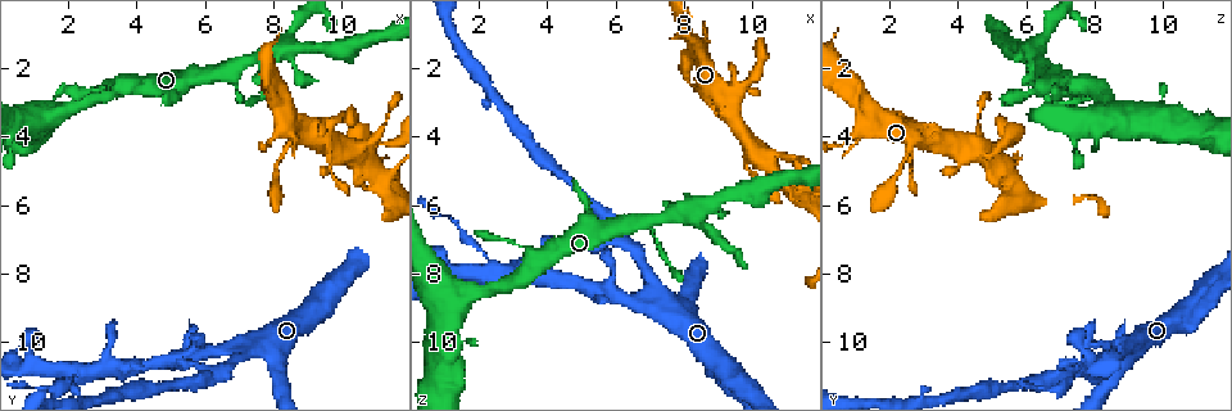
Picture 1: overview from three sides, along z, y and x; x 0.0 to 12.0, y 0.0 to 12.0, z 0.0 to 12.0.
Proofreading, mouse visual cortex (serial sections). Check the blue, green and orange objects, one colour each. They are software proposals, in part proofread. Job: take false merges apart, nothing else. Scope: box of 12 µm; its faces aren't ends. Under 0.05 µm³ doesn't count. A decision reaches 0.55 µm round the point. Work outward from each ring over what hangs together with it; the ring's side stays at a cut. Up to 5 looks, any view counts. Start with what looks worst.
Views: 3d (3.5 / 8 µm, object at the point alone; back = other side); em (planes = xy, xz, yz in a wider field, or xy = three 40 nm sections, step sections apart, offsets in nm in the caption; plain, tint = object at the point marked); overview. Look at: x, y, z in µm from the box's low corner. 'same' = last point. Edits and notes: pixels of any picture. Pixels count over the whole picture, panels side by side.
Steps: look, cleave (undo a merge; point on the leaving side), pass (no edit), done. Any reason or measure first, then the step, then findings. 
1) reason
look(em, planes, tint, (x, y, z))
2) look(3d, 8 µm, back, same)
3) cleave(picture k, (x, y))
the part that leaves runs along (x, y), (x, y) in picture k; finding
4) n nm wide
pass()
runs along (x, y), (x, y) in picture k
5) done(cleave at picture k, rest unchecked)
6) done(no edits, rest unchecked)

thin arm on a thick one
look(3d, 3.5 µm, (6.7, 2.1, 6.5))

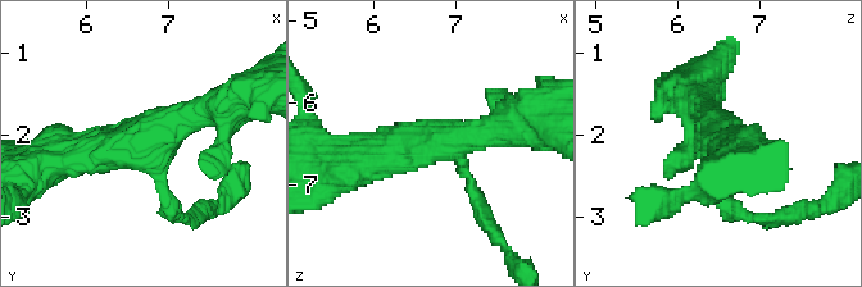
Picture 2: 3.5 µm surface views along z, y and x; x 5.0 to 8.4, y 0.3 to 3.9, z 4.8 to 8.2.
3 arms; arms of 150, 400, 500 nm
look(em, xy, step 5, plain, (6.65, 2.10, 6.45))

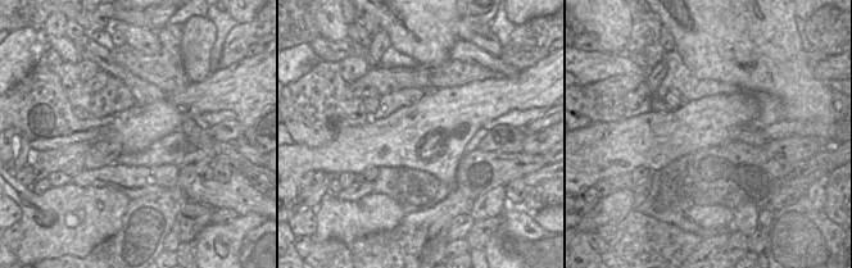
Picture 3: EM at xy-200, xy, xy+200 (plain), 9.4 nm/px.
with the object marked
look(em, xy, step 5, tint, same)

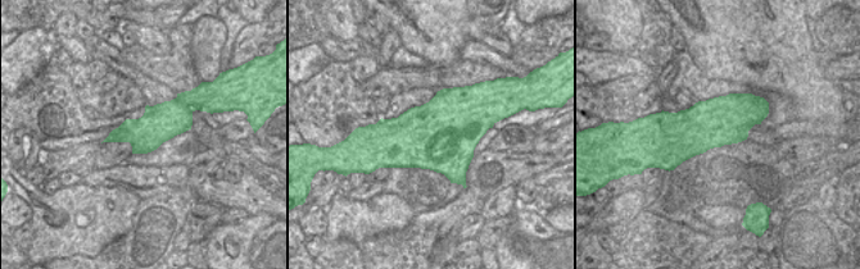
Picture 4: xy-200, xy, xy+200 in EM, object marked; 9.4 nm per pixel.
650 nm wide
pass()
runs along (60, 154), (116, 150), (214, 110) in picture 2; one cell here

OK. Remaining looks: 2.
four arms meet
look(3d, 3.5 µm, back, (7.4, 10.2, 8.7))

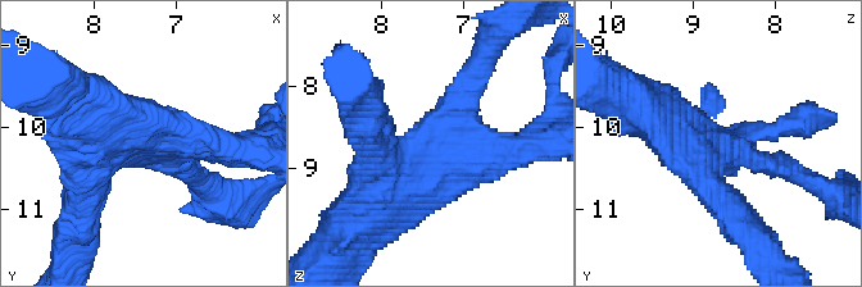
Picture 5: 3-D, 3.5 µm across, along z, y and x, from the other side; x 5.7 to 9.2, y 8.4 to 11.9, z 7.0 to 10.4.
4 arms; arms of 300, 400, 500, 700 nm; shape alone is not enough
look(em, planes, tint, (7.40, 10.20, 8.65))

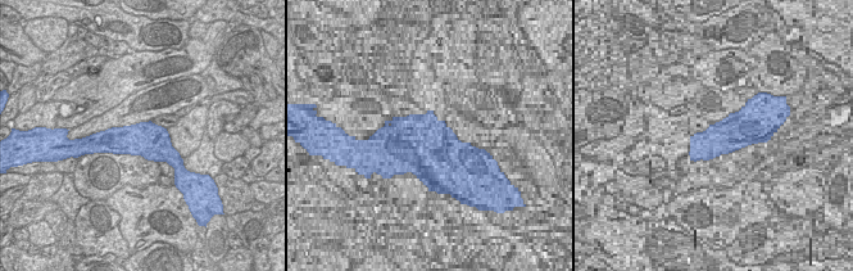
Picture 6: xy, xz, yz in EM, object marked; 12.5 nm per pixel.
pass()
continuous, no second cell

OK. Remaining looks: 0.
done(no edits, rest unchecked)

